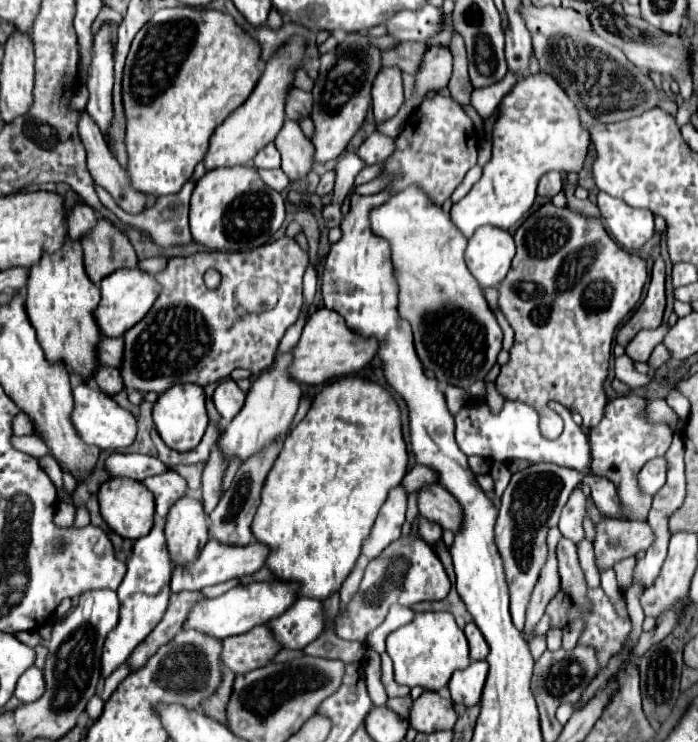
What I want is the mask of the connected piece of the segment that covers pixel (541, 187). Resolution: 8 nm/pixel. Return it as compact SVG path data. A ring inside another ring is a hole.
M548 172L538 182L538 196L554 198L562 190L562 176L558 172Z

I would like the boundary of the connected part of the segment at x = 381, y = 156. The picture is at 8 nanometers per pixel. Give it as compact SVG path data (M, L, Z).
M375 131L362 142L362 146L356 152L367 166L371 166L385 161L388 154L392 154L392 150L394 150L394 140Z

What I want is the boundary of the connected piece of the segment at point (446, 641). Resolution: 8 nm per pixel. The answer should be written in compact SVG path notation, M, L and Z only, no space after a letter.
M420 612L416 614L416 618L398 628L396 632L392 632L386 640L386 652L390 654L390 658L394 660L394 680L402 686L408 686L408 688L414 688L414 686L420 686L424 690L432 690L432 692L438 692L442 690L452 672L454 670L462 670L462 668L468 668L470 664L470 656L468 656L468 642L466 642L466 636L464 632L456 626L454 622L454 616L448 614L448 612Z

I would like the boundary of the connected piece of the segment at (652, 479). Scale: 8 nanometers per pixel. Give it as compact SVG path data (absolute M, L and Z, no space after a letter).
M658 456L658 458L652 458L650 462L646 462L638 476L642 490L654 496L666 482L666 470L668 470L668 462L664 456Z

